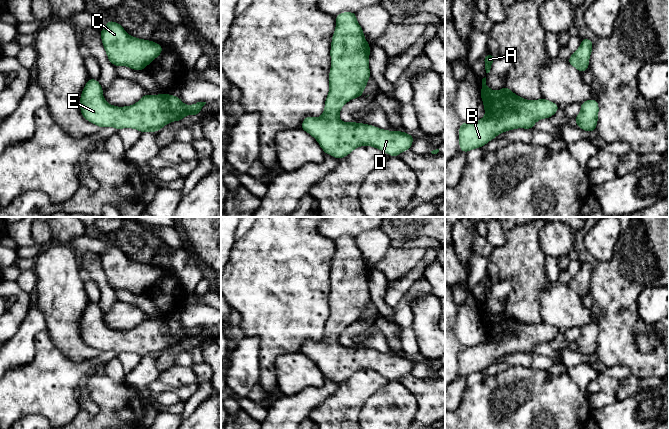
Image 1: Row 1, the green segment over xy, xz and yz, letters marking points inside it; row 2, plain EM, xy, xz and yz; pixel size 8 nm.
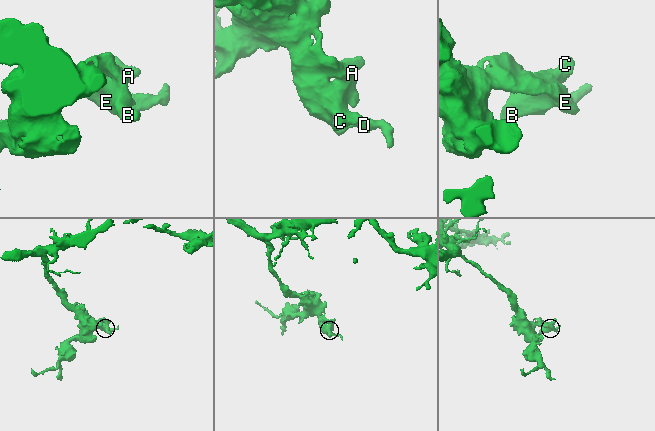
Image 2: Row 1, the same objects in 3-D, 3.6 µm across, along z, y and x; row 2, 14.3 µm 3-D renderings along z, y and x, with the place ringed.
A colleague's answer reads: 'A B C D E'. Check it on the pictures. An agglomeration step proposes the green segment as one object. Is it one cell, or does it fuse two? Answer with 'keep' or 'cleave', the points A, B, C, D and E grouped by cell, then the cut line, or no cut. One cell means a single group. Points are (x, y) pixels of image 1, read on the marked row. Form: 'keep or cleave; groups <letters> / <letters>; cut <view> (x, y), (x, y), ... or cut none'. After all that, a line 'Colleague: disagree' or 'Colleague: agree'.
keep; groups A B C D E; cut none
Colleague: agree

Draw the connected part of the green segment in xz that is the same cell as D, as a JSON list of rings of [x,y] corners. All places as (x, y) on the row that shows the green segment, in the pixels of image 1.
[[[342,12],[335,17],[335,20],[336,28],[330,49],[329,93],[325,100],[324,113],[318,118],[306,116],[300,129],[314,137],[325,154],[337,159],[348,156],[354,149],[363,145],[377,148],[391,157],[397,157],[401,152],[411,149],[415,136],[404,131],[383,130],[369,124],[339,120],[340,109],[350,100],[362,97],[363,90],[367,86],[371,76],[369,69],[371,47],[357,22],[356,12]]]

